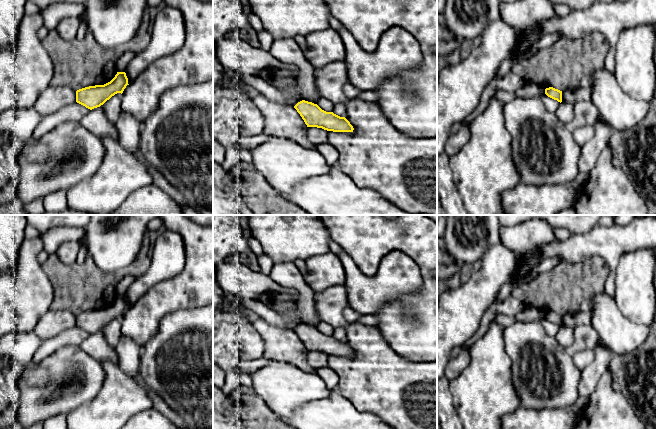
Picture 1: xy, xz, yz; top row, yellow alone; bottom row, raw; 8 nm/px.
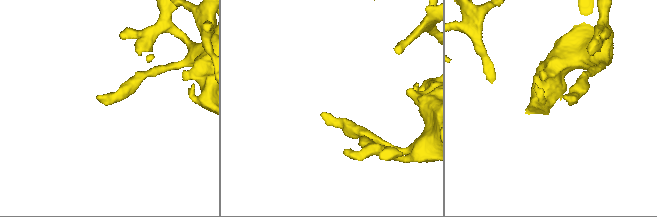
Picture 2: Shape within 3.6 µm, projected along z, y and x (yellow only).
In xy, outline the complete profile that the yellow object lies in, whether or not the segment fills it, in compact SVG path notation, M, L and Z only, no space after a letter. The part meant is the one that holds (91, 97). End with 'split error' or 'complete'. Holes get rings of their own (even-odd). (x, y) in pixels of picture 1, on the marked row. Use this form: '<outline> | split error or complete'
M117 72L115 77L104 85L89 86L76 91L76 102L92 110L100 107L117 93L123 93L128 84L125 72Z | complete

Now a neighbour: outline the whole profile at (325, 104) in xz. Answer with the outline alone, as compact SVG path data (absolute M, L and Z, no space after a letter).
M321 97L318 102L317 102L317 105L324 111L326 112L333 112L333 107L334 107L334 104L326 99L326 98L323 98Z

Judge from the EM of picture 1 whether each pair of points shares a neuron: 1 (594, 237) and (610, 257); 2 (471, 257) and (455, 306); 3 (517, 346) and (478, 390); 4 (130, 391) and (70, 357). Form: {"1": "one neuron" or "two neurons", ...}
{"1": "one neuron", "2": "two neurons", "3": "two neurons", "4": "two neurons"}

